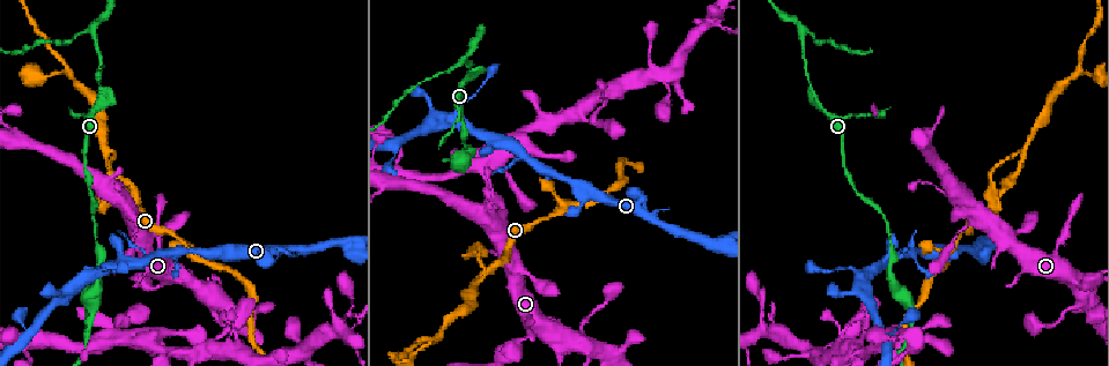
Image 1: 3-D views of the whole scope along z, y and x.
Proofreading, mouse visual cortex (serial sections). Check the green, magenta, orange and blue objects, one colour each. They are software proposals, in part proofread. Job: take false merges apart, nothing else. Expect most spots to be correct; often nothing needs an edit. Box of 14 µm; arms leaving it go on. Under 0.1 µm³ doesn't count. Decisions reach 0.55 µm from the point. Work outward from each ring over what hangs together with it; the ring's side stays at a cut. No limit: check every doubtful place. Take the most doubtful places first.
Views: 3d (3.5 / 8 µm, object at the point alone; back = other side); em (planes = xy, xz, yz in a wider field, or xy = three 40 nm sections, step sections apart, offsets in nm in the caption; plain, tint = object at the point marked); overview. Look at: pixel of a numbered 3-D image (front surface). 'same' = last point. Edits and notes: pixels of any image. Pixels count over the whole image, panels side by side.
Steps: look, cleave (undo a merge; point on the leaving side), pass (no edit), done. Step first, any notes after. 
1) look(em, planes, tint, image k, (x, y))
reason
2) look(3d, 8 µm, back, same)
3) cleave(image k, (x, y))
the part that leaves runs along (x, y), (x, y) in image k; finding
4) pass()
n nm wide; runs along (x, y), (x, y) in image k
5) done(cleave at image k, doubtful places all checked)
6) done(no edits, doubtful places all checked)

look(3d, 3.5 µm, back, image 1, (1025, 154))
branch point

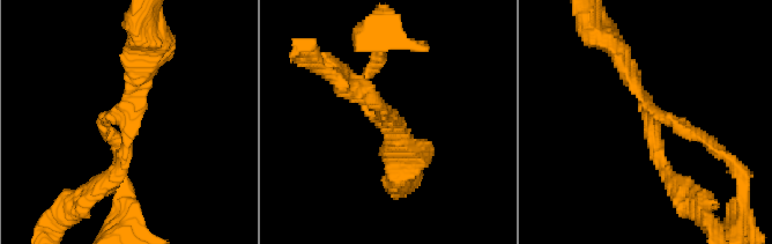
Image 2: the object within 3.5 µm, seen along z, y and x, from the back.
look(em, xy, step 3, plain, image 2, (650, 120))
3 arms; arms of 150, 200, 250 nm; now the EM

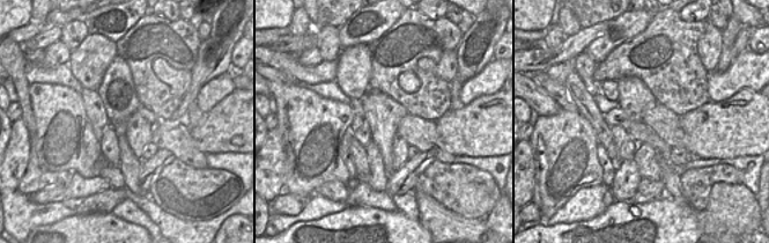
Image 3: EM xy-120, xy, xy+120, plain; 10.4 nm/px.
look(em, xy, step 3, tint, same)
where the object lies

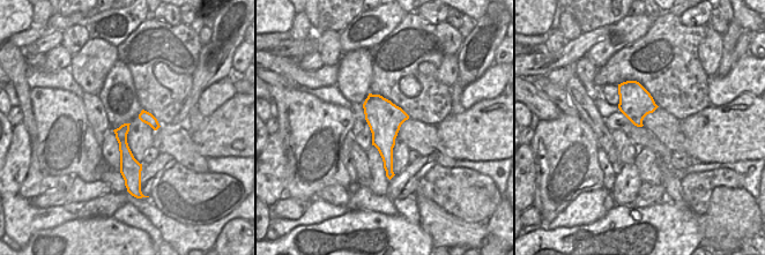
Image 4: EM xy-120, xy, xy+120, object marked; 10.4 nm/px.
pass()
runs along (677, 186), (617, 51) in image 2; all the same cell

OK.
look(3d, 8 µm, image 1, (65, 68))
a fork

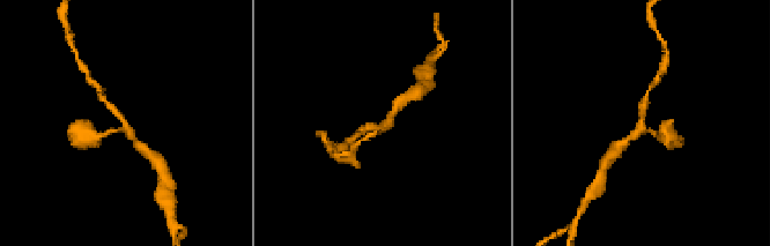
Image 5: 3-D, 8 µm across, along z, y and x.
look(3d, 3.5 µm, image 5, (641, 125))
zoom in

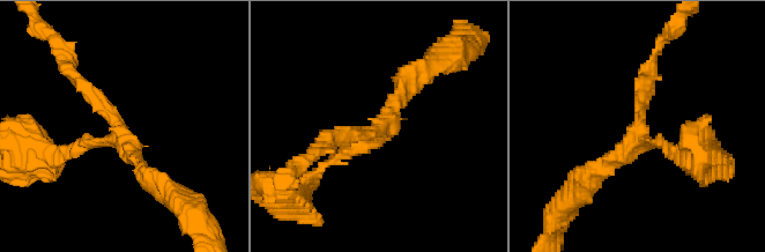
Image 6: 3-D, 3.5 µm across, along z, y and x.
look(em, xy, step 5, tint, image 6, (117, 132))
3 arms; arms of 150, 200, 200 nm

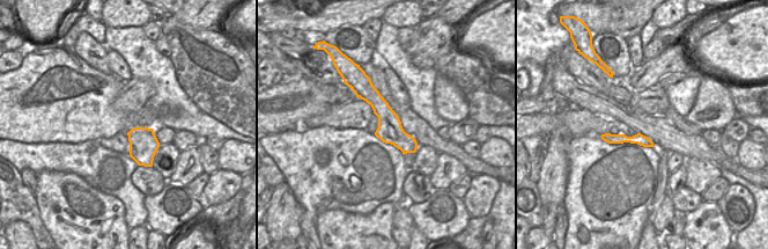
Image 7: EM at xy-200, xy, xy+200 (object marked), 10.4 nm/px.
pass()
runs along (413, 83), (384, 125), (317, 172) in image 6; all the same cell

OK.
look(3d, 3.5 µm, image 1, (107, 101))
abrupt turn

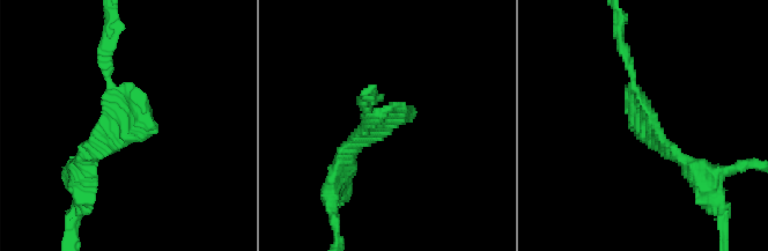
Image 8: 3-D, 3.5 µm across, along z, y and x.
look(em, xy, step 2, tint, image 8, (389, 122))
shape alone is not enough

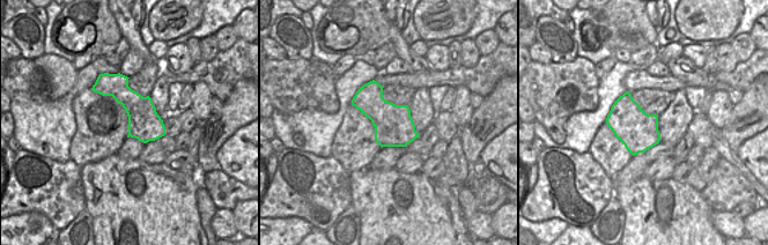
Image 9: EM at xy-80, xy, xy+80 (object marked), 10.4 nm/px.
pass()
runs along (685, 165), (644, 126), (626, 56) in image 8; all the same cell

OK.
look(3d, 3.5 µm, image 1, (92, 36))
sharp bend

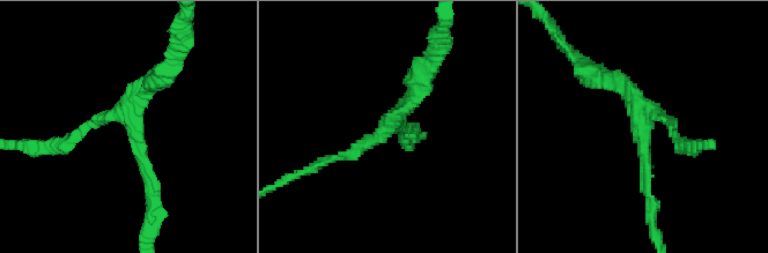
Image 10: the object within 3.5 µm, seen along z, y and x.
pass()
arms of 150, 150, 250 nm; runs along (650, 196), (641, 108), (599, 79) in image 10; continuous, no second cell

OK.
done(no edits, doubtful places all checked)

